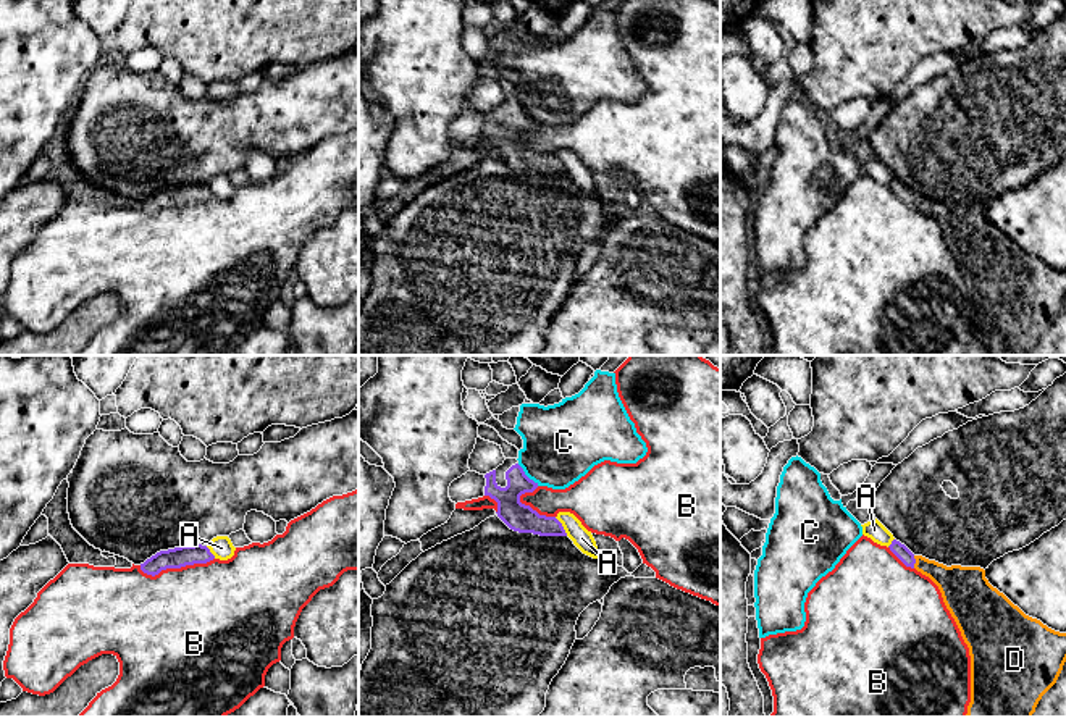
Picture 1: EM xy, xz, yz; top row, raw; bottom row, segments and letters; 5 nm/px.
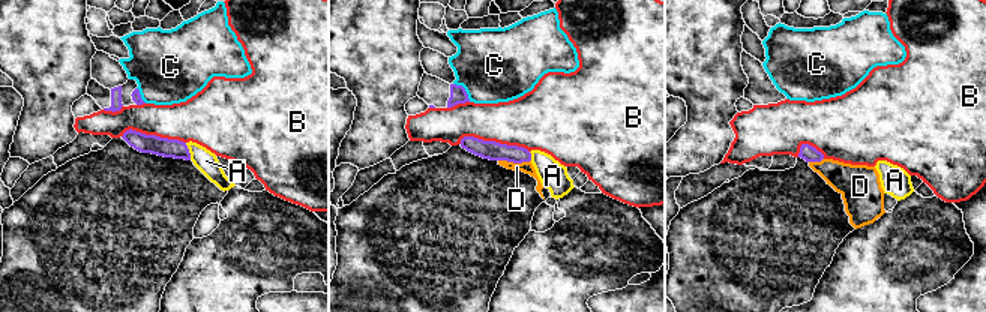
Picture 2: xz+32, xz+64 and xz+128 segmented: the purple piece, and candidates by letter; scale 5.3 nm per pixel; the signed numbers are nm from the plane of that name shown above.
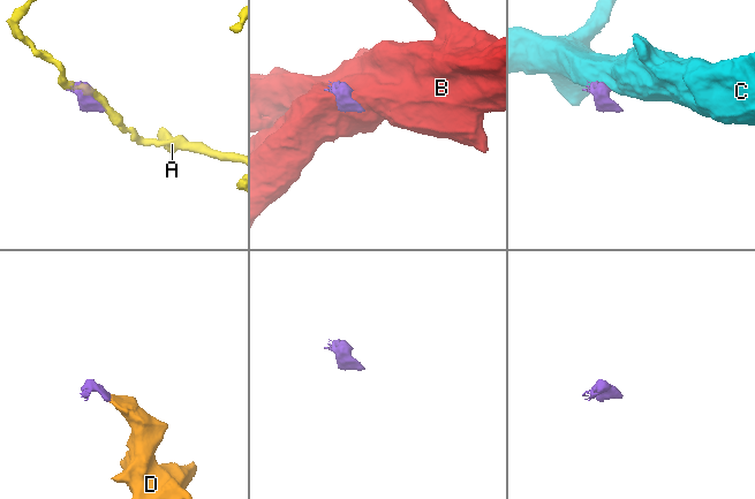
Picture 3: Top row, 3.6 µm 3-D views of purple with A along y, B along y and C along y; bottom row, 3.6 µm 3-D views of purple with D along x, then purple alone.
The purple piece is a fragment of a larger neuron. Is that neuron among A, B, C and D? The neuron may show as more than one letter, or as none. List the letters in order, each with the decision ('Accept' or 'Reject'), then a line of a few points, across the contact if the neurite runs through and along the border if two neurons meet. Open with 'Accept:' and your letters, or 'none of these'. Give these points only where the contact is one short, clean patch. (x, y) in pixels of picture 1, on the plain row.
Accept: D
A: Reject. Line: xz (554, 155), (567, 173)
B: Reject
C: Reject. Line: xz (517, 102), (538, 123)
D: Accept. Line: yz (897, 186), (914, 201), (932, 207), (958, 223)

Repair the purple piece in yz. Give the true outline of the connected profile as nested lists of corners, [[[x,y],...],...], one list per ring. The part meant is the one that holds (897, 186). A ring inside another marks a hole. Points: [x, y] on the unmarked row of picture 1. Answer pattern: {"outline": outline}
{"outline": [[[893,178],[890,189],[906,203],[929,215],[940,228],[971,294],[971,341],[966,355],[1032,355],[1042,334],[1056,321],[1066,300],[1066,271],[1026,254],[993,226],[980,205],[946,205],[914,194]]]}

